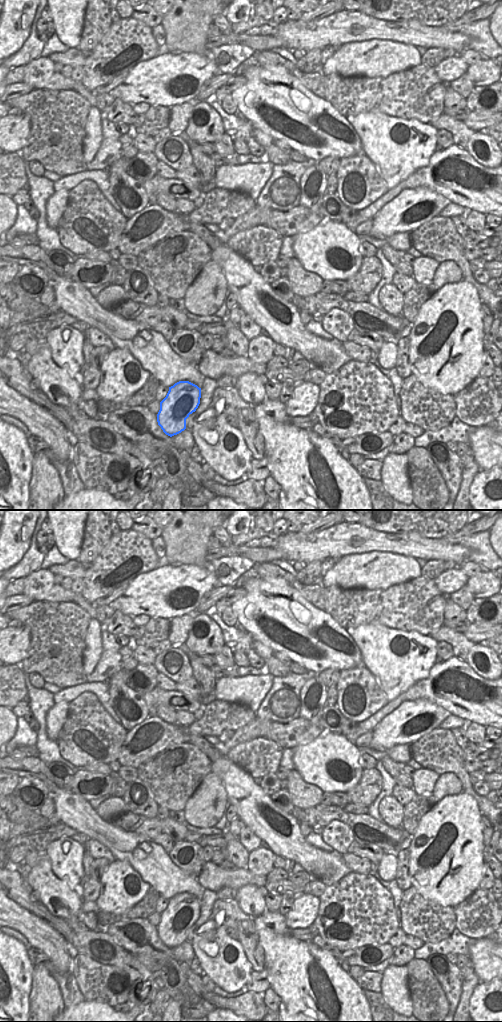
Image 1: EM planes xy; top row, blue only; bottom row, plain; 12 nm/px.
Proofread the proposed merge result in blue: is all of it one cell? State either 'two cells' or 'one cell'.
one cell

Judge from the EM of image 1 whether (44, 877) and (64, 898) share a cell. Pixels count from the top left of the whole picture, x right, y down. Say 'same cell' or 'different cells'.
same cell

